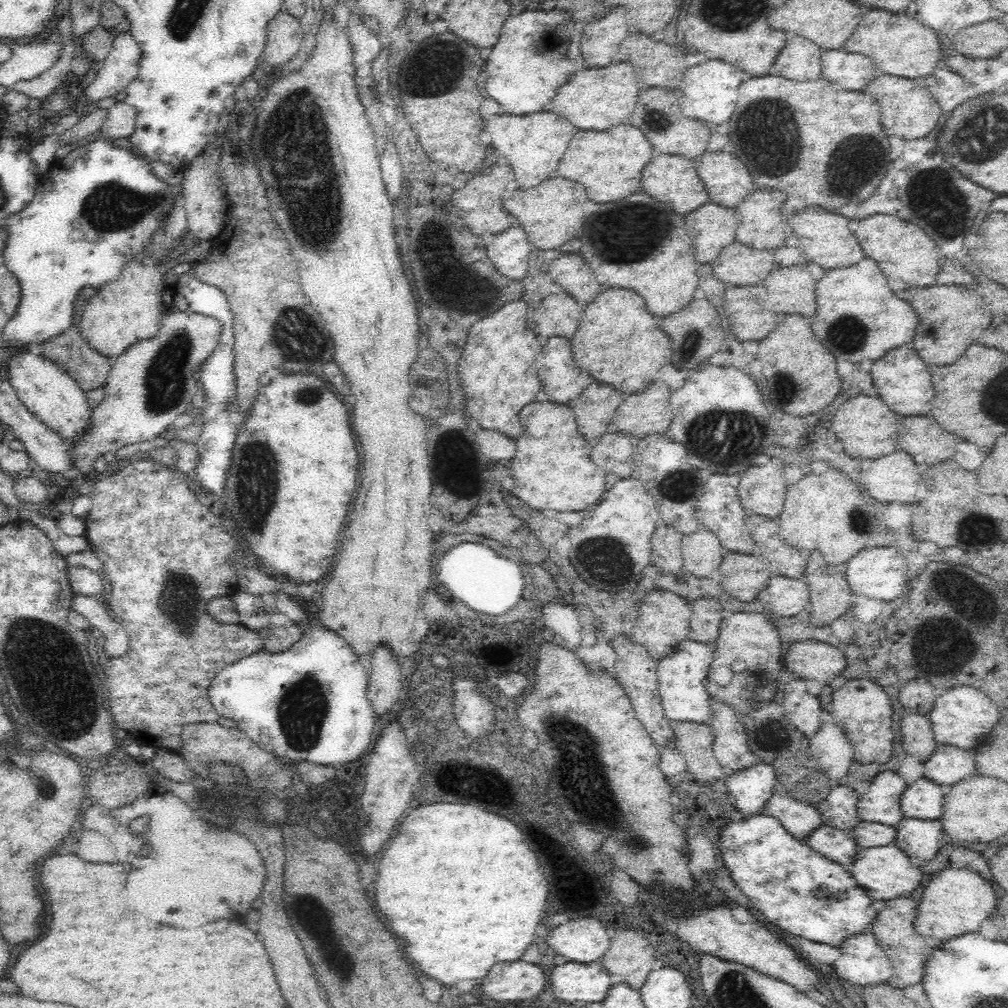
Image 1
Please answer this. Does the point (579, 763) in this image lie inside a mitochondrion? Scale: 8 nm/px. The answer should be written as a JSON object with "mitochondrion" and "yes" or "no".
{"mitochondrion":"yes"}

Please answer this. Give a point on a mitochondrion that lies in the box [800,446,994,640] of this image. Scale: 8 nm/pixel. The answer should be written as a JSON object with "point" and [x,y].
{"point":[967,530]}

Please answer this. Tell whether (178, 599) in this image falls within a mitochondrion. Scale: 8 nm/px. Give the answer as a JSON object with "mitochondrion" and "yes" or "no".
{"mitochondrion":"yes"}

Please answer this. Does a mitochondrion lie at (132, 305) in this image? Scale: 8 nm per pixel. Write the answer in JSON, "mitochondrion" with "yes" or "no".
{"mitochondrion":"no"}

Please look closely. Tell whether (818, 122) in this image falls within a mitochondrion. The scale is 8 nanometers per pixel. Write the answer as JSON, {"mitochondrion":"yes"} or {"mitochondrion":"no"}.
{"mitochondrion":"no"}

